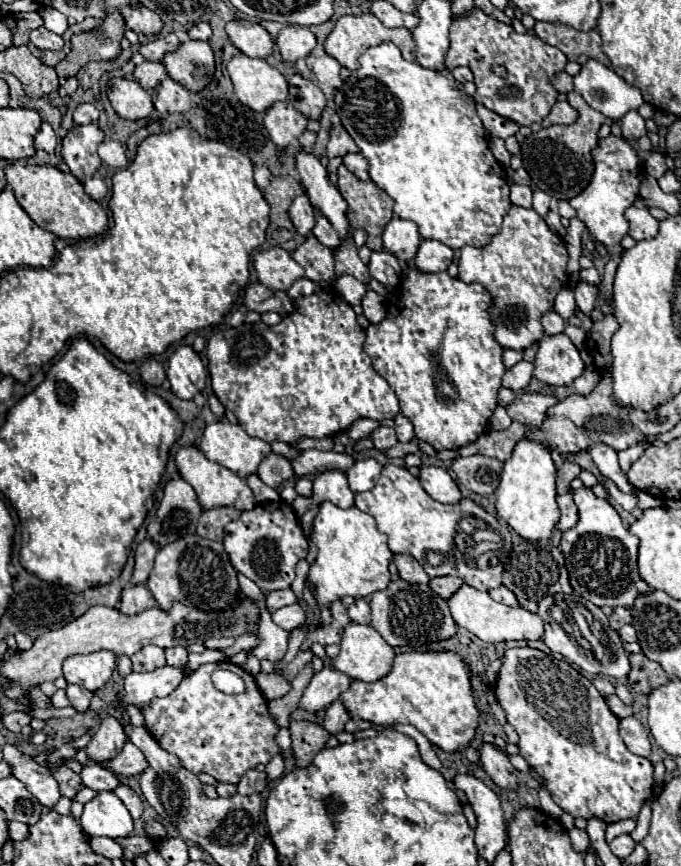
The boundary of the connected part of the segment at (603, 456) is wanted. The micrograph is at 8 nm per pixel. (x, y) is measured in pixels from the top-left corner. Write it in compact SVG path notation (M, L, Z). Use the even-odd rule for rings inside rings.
M592 444L588 448L588 452L590 452L590 456L602 476L610 478L622 492L632 492L632 484L626 480L626 476L622 474L622 470L618 466L618 458L616 458L614 448L610 448L608 444Z

